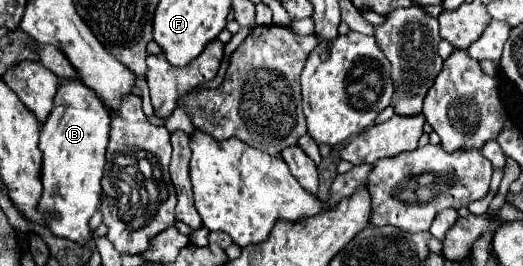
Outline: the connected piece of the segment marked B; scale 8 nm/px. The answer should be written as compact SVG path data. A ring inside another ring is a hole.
M69 80L67 84L57 88L53 110L51 110L47 122L41 126L39 150L43 152L43 172L41 172L43 198L39 202L39 208L47 210L47 212L49 210L53 212L53 208L55 208L59 218L49 220L49 230L55 236L67 238L81 246L89 244L89 236L91 236L89 220L101 204L101 176L103 176L103 166L105 166L107 142L109 142L109 124L111 124L111 112L95 96L95 92L91 88L87 88L81 80Z

